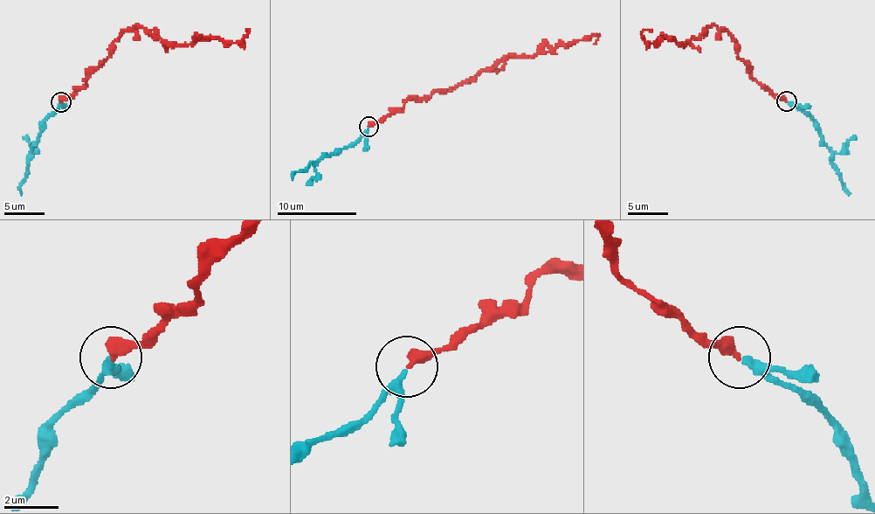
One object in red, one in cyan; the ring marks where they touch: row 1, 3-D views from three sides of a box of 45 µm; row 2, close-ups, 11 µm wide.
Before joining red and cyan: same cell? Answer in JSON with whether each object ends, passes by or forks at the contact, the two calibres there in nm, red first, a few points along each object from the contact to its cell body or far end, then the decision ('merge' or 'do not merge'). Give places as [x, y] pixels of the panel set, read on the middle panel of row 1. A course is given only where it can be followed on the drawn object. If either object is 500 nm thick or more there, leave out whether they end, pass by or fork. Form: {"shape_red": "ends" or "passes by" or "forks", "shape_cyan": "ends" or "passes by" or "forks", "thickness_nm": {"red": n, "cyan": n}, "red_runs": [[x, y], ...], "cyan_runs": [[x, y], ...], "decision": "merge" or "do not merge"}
{"shape_red": "ends", "shape_cyan": "passes by", "thickness_nm": {"red": 440, "cyan": 220}, "red_runs": [[368, 126], [409, 100], [452, 91], [511, 58], [533, 58], [597, 34], [594, 44]], "cyan_runs": [[368, 128], [339, 150], [311, 163], [292, 177]], "decision": "merge"}

